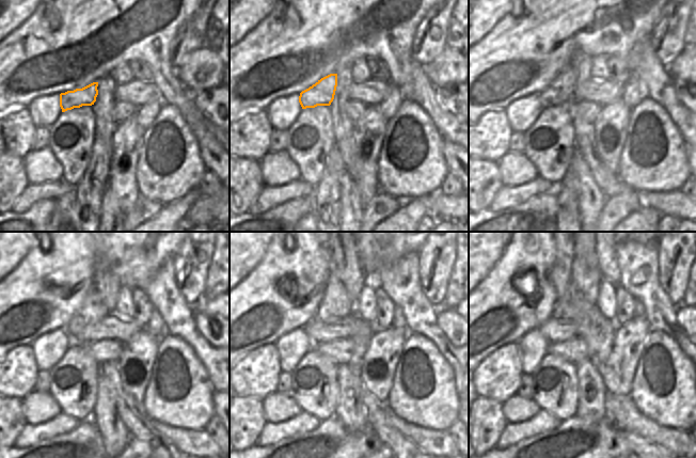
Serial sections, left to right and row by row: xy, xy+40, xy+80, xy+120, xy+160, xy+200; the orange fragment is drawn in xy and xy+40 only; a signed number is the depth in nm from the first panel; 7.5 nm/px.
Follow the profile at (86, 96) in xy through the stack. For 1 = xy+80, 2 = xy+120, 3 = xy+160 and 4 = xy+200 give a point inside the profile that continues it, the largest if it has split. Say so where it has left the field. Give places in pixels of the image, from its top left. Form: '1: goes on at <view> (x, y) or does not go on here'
1: goes on at xy+80 (560, 90)
2: goes on at xy+120 (93, 309)
3: goes on at xy+160 (335, 303)
4: goes on at xy+200 (572, 289)

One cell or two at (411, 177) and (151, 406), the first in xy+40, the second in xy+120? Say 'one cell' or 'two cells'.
one cell

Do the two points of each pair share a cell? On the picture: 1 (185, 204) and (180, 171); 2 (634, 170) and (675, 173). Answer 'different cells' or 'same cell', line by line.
1: different cells
2: same cell

